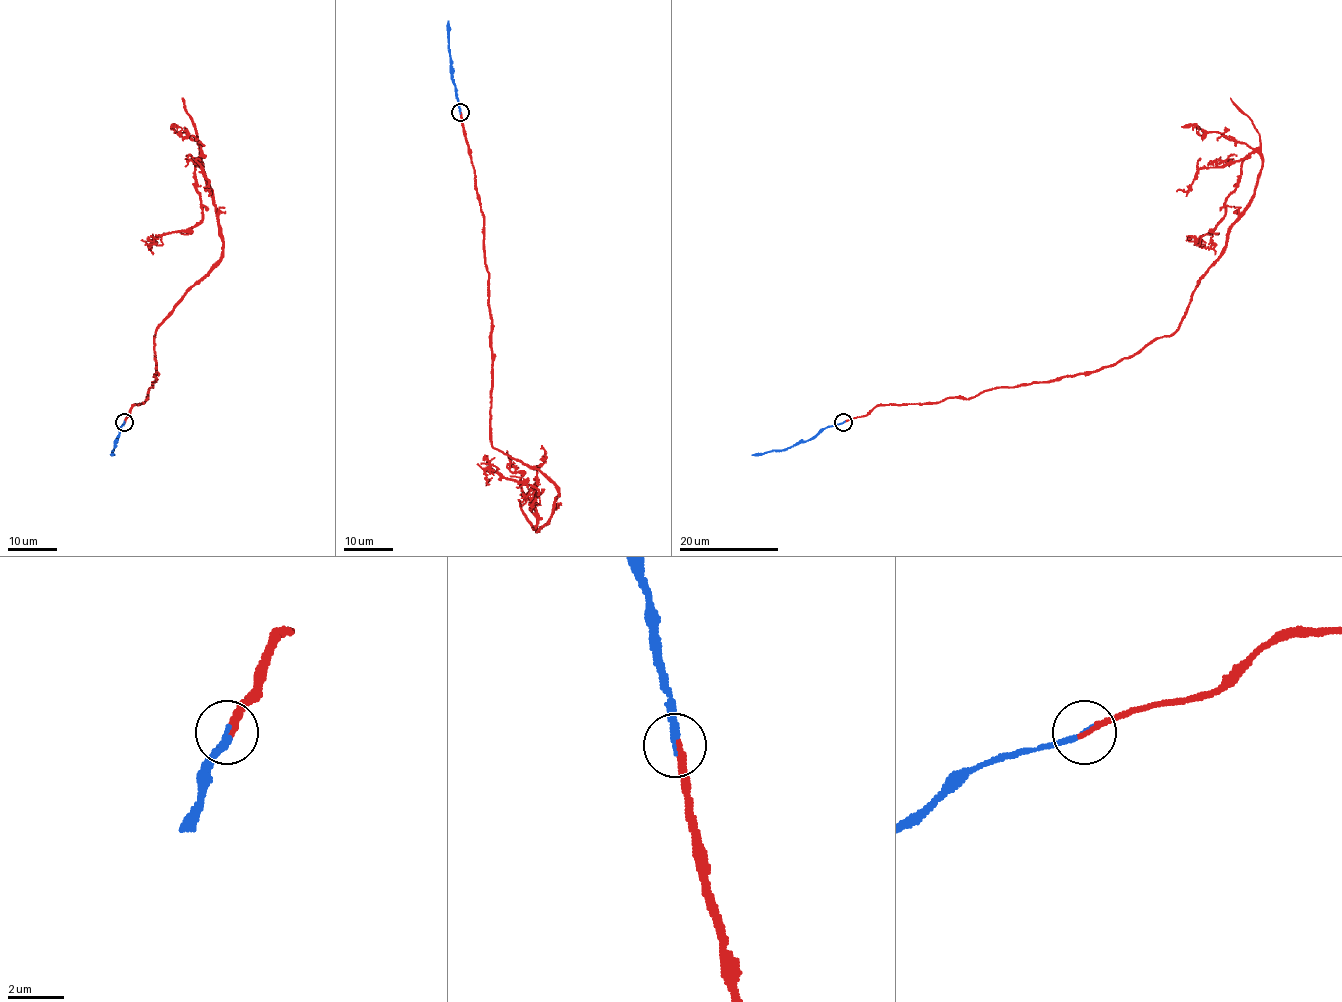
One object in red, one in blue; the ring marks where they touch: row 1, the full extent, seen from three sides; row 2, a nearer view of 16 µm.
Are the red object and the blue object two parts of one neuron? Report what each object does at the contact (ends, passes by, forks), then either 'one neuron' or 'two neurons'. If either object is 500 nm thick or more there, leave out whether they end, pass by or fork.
red ends there; blue ends there; one neuron

